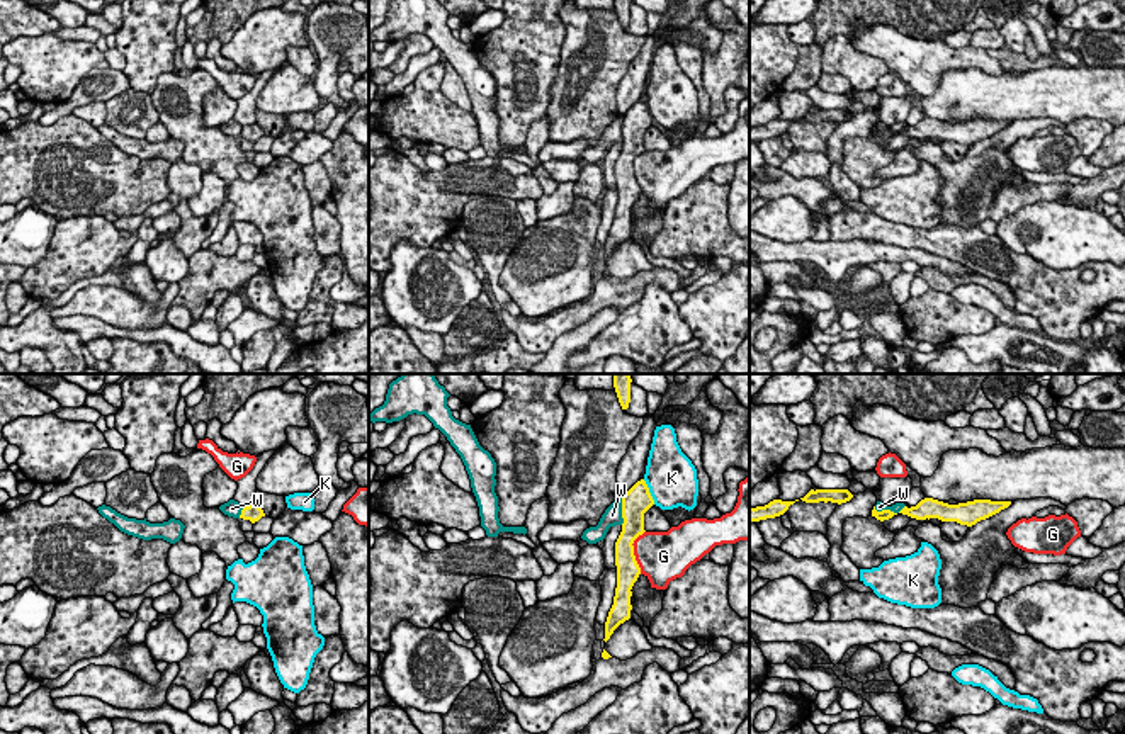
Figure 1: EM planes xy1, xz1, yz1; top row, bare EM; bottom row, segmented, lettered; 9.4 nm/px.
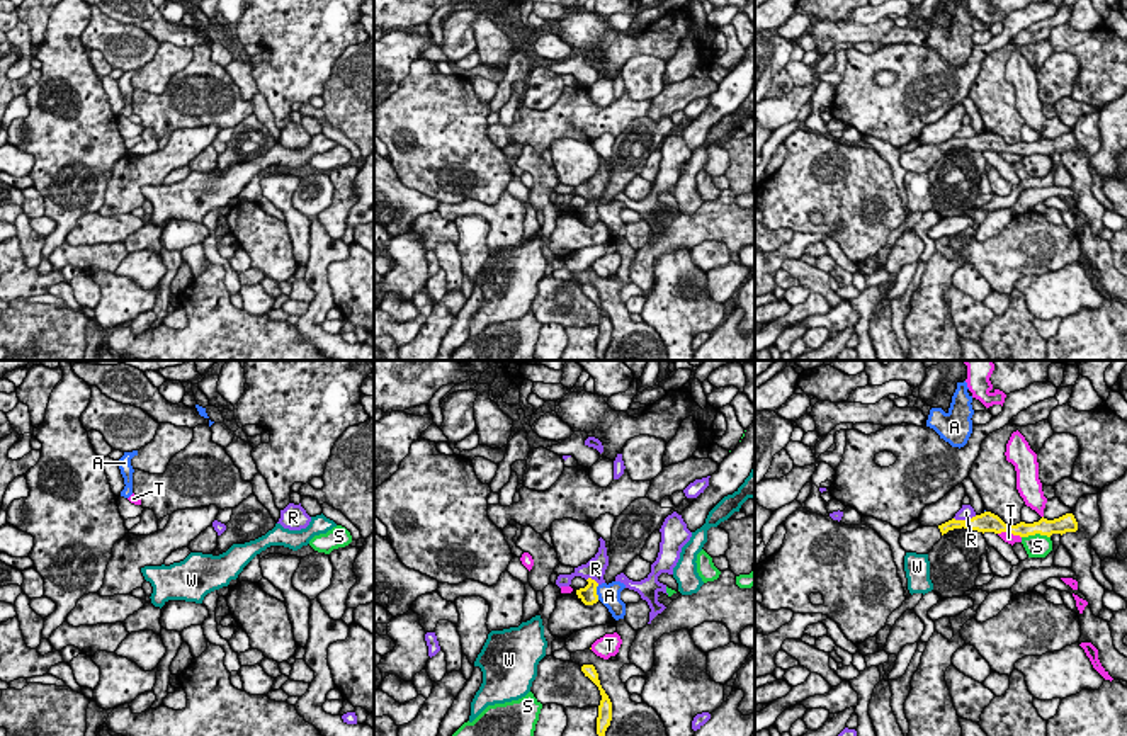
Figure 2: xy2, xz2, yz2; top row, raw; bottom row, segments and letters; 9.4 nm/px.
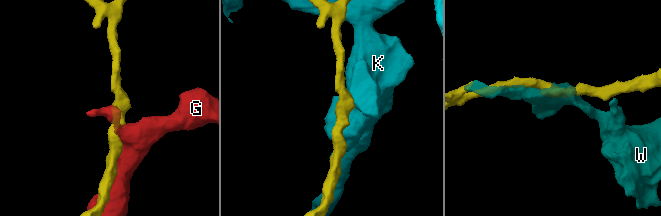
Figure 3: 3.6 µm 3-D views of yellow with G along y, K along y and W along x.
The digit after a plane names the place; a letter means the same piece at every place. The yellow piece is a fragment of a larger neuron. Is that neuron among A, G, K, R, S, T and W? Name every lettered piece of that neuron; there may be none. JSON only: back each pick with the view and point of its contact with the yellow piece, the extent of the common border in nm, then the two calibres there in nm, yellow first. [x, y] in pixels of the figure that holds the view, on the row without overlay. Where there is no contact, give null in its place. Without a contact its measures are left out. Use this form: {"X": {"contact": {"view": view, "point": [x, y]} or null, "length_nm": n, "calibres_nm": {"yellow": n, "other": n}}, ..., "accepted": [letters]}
{"accepted": []}

